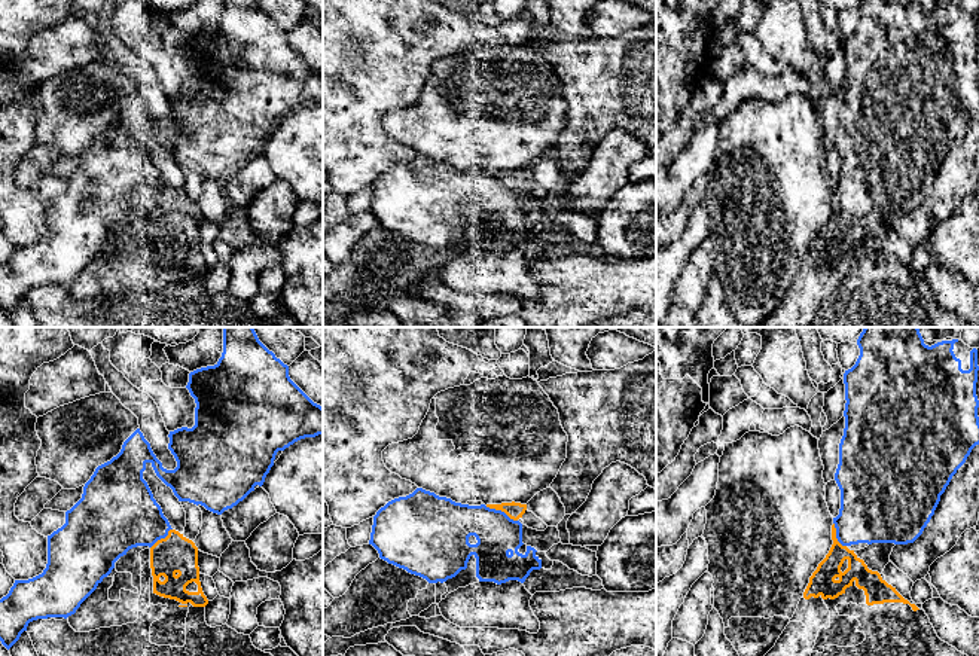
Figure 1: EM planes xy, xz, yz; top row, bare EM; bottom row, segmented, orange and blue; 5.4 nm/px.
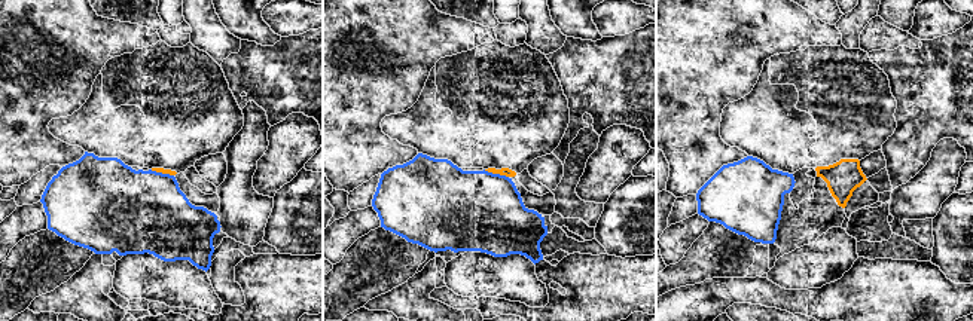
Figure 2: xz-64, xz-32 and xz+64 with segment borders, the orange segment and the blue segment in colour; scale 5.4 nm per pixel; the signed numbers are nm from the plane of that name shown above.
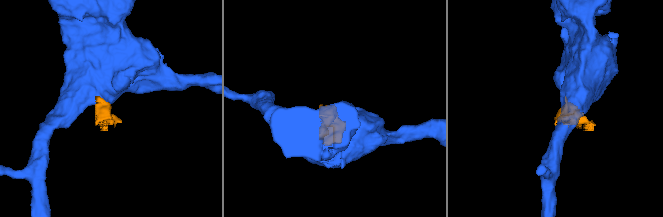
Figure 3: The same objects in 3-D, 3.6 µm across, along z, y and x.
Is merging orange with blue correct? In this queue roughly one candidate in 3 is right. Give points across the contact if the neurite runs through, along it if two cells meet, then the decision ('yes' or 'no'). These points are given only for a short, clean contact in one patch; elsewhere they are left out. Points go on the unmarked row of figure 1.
no

